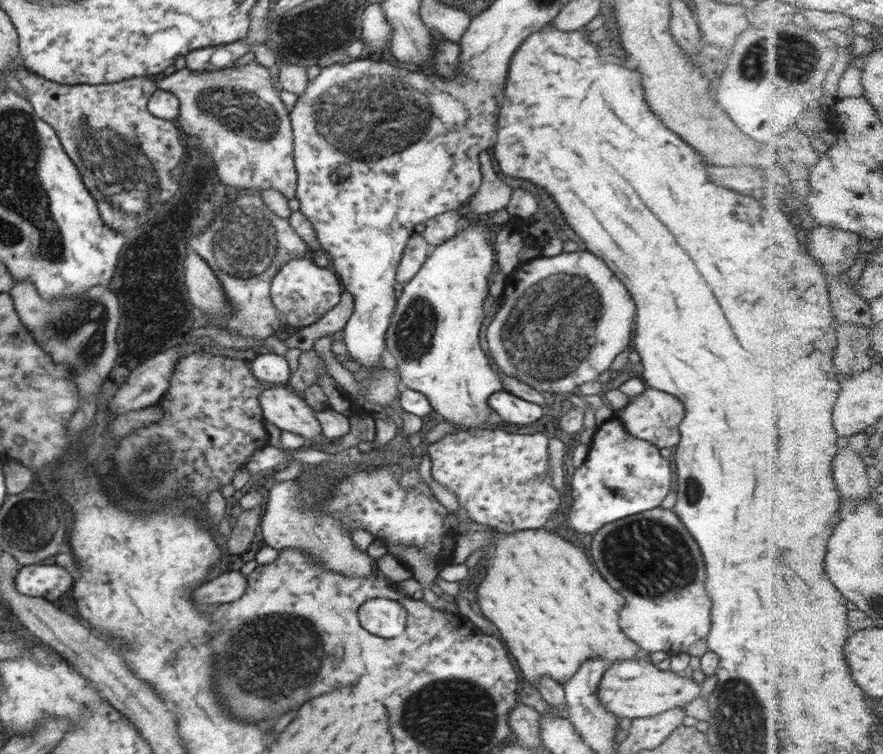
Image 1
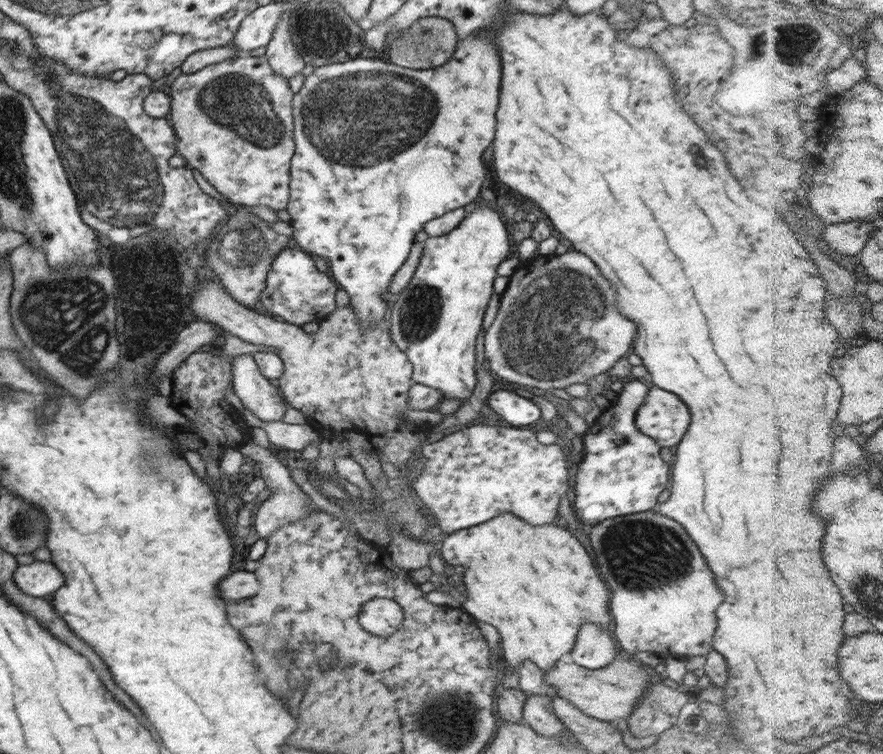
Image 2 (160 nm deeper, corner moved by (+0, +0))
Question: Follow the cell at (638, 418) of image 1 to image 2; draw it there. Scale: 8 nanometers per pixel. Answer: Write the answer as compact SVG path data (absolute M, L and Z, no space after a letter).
M650 385L644 405L636 413L635 426L662 448L674 448L687 432L690 420L690 412L678 396Z

